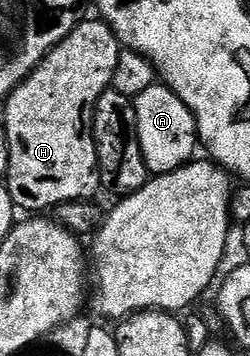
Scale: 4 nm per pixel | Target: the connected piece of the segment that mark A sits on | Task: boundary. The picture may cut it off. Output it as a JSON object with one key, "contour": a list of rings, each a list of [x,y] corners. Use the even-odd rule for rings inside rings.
{"contour":[[[154,84],[146,92],[136,95],[136,135],[142,148],[142,156],[148,165],[149,175],[169,174],[187,166],[197,157],[196,146],[201,145],[196,133],[196,117],[172,89],[163,84]]]}

